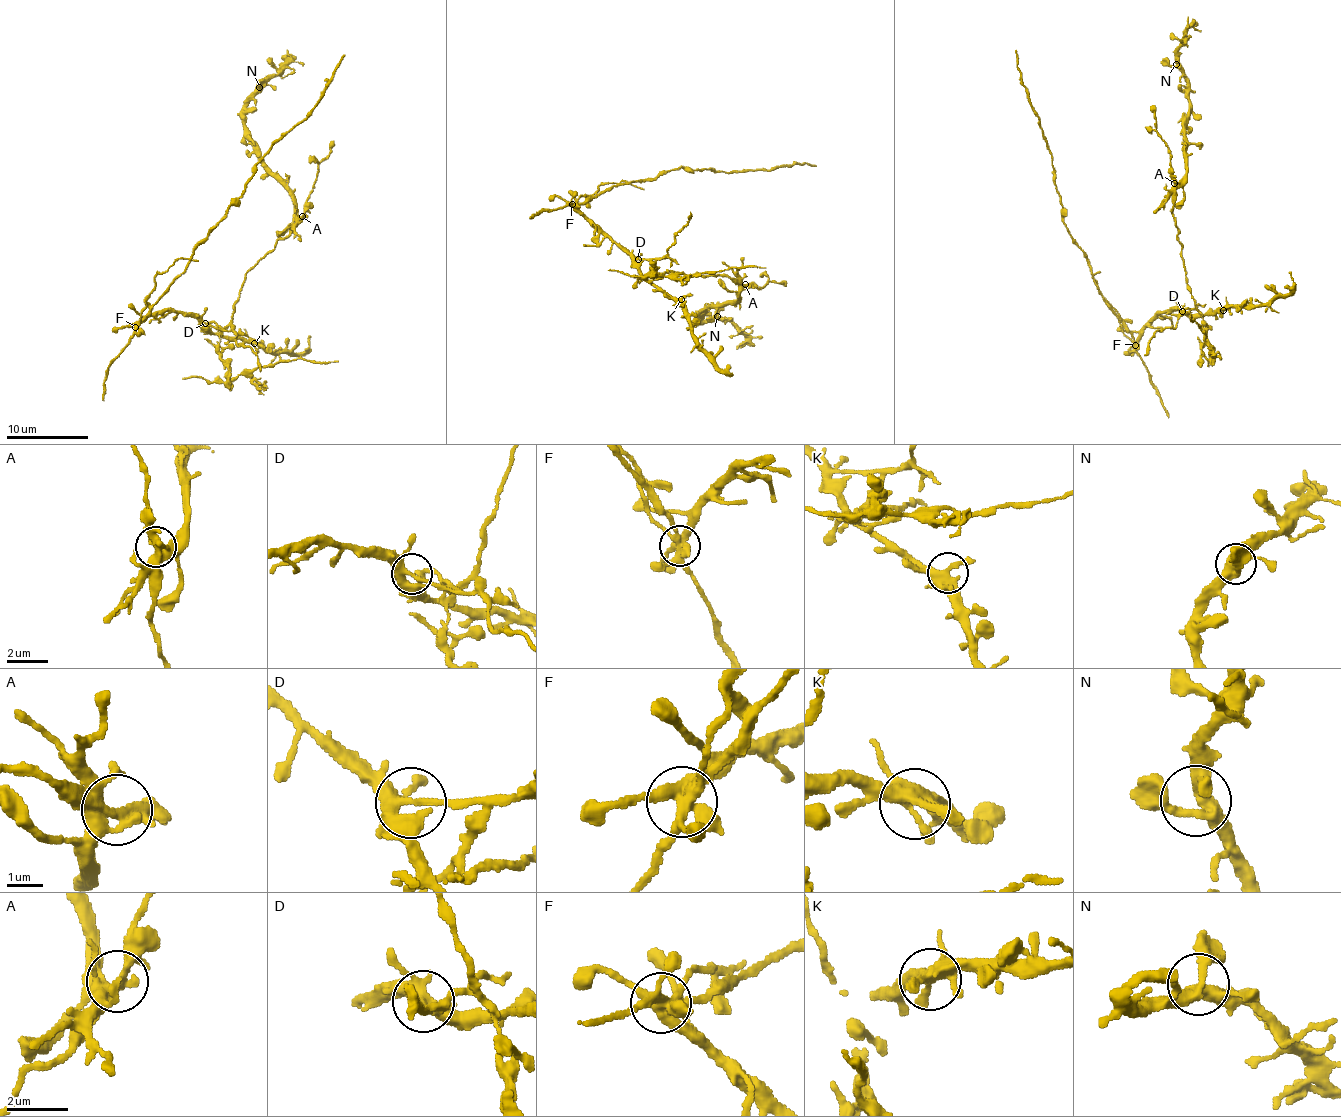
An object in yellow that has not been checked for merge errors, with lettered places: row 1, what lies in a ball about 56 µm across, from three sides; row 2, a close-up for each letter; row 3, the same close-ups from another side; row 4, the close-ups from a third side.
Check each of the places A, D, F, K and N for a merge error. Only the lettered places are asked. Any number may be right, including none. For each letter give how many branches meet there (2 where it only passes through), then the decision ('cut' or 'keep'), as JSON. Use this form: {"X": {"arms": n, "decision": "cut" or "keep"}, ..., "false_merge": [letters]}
{"A": {"arms": 5, "decision": "cut"}, "D": {"arms": 5, "decision": "cut"}, "F": {"arms": 7, "decision": "cut"}, "K": {"arms": 5, "decision": "keep"}, "N": {"arms": 4, "decision": "keep"}, "false_merge": ["A", "D", "F"]}

